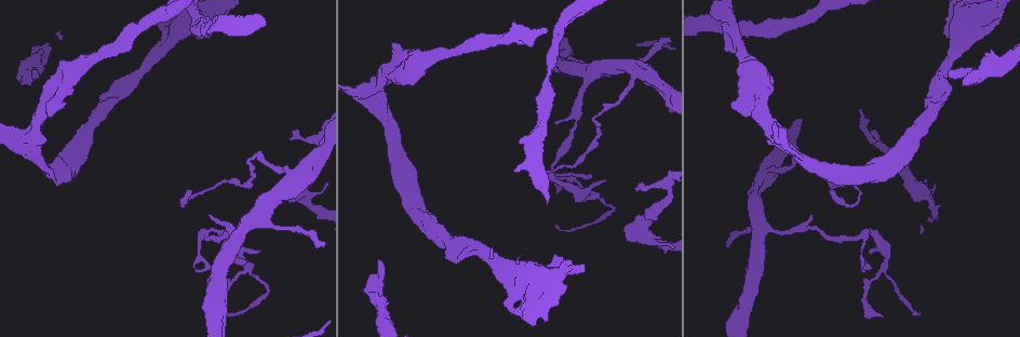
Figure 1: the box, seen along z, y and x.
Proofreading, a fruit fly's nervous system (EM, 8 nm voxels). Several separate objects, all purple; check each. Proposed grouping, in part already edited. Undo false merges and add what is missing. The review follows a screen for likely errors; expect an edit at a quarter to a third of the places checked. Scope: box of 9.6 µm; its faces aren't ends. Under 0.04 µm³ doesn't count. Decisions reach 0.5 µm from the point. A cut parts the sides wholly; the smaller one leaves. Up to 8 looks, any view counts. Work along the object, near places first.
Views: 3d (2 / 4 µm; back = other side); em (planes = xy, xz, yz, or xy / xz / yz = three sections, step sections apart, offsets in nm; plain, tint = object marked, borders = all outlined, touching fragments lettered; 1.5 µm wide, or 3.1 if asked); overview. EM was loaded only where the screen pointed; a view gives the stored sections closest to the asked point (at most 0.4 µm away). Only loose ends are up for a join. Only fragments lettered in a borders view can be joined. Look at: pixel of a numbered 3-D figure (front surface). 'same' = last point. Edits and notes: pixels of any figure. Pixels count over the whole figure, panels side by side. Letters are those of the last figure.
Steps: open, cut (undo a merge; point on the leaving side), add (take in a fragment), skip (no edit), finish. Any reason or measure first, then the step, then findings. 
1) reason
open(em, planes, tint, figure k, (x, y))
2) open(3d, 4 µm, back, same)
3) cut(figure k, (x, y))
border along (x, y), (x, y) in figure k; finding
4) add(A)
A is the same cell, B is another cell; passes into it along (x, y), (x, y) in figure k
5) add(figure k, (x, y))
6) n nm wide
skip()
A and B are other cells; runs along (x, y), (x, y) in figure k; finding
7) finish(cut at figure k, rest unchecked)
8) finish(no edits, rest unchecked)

thick end
open(3d, 4 µm, figure 1, (845, 164))

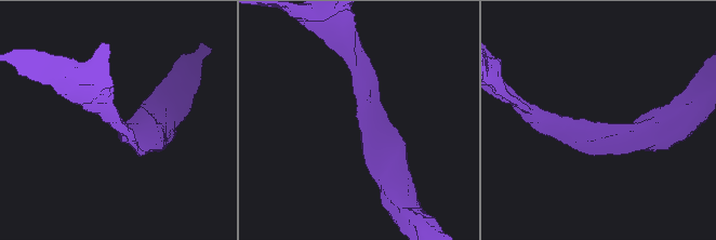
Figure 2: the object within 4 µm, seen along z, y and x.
open(em, yz, step 8, borders, figure 2, (362, 124))

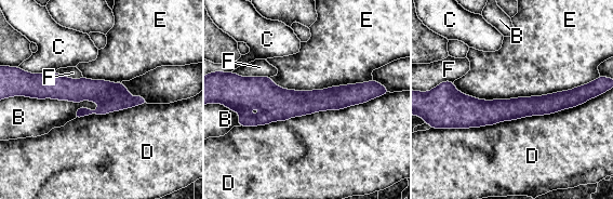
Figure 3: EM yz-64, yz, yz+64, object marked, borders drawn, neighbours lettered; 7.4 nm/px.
skip()
B, C, D, E and F are other cells; runs along (371, 90), (317, 101), (242, 96) in figure 3; no lettered fragment goes on from it

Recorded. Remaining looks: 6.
sudden change in width
open(3d, 2 µm, figure 1, (510, 267))

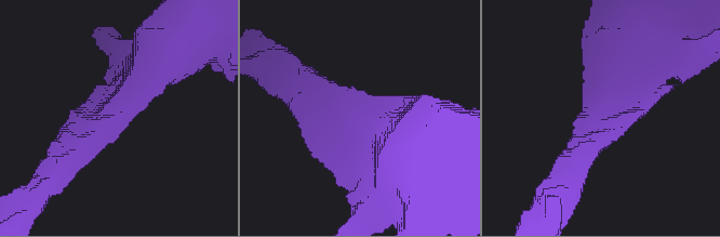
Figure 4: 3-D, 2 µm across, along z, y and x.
arms of 200, 500 nm
open(em, xz, step 4, tint, figure 4, (353, 121))

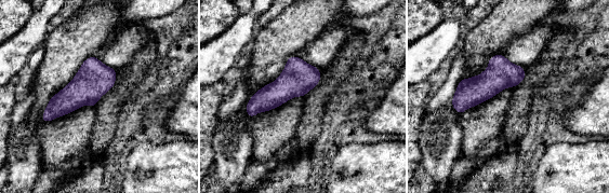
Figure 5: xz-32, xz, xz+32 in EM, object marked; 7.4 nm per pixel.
another direction
open(em, planes, borders, same)

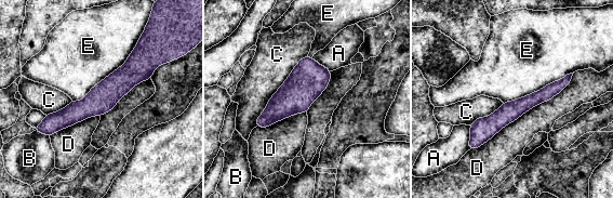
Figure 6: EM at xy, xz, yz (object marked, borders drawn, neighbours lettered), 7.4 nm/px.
220 nm wide
skip()
A, B, C, D and E are other cells; one neuron here

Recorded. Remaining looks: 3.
an open end
open(em, planes, borders, figure 1, (658, 238))

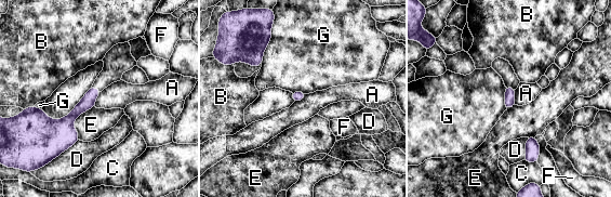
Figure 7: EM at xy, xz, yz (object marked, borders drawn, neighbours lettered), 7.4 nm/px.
skip()
A, B, C, D, E, F and G are other cells; border along (102, 91), (97, 95), (94, 106) in figure 7; none of them fits

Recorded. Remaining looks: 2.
finish(no edits, rest unchecked)

